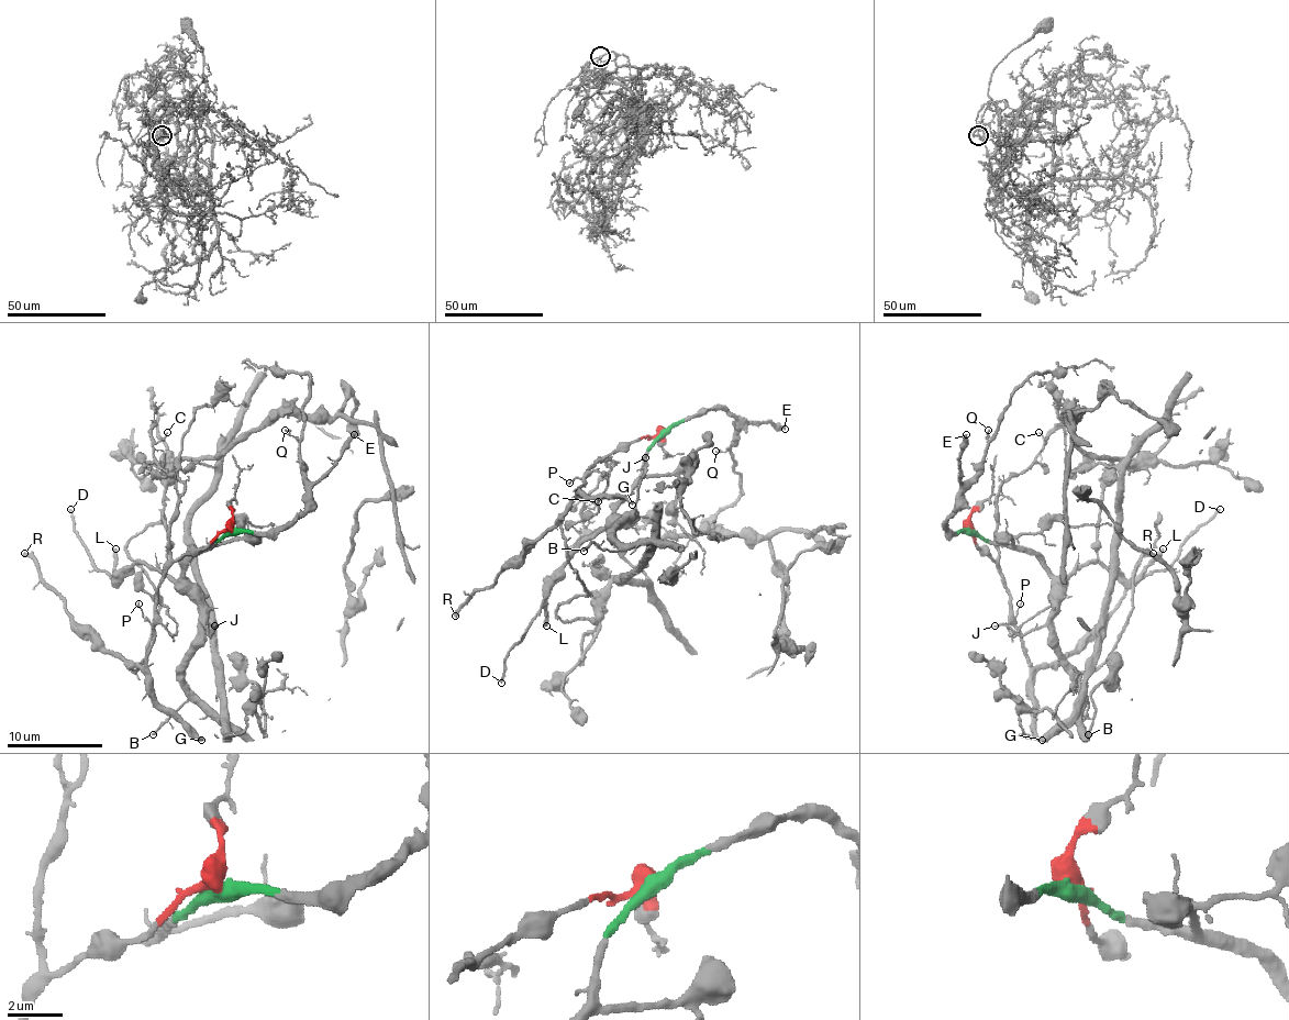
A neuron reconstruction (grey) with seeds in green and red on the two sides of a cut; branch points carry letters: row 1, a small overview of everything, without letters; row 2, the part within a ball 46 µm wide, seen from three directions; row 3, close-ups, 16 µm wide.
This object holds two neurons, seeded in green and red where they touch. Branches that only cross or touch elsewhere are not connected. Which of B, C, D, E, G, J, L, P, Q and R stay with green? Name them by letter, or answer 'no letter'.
B, D, E, J, L, Q

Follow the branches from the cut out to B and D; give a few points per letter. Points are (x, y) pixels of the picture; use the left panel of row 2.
B: (231, 531), (202, 547), (186, 572), (200, 607), (200, 635), (182, 672), (188, 698), (152, 733)
D: (231, 531), (202, 547), (178, 578), (140, 562), (117, 581), (92, 562), (74, 529), (71, 510)

